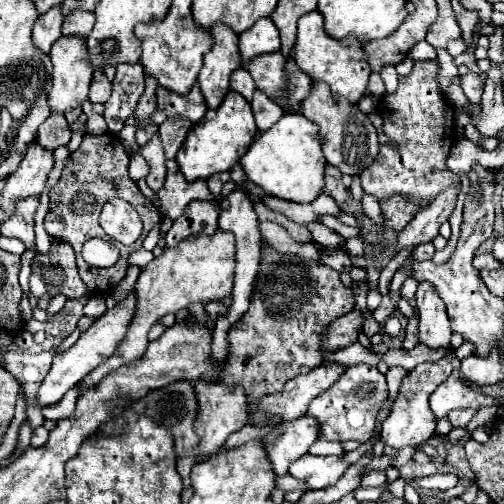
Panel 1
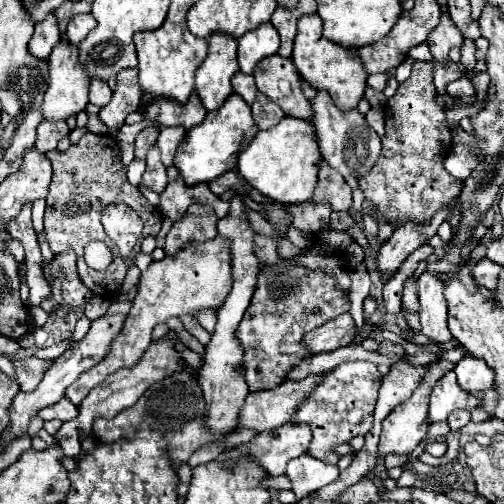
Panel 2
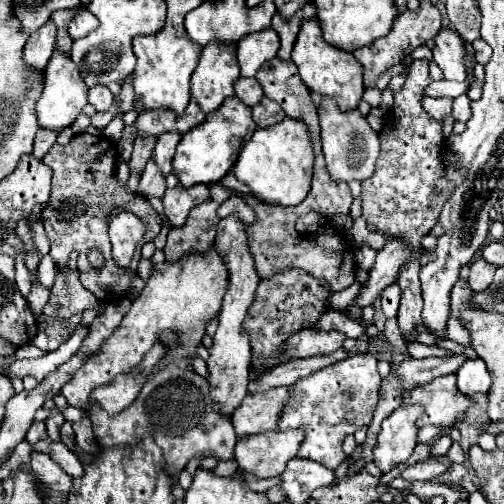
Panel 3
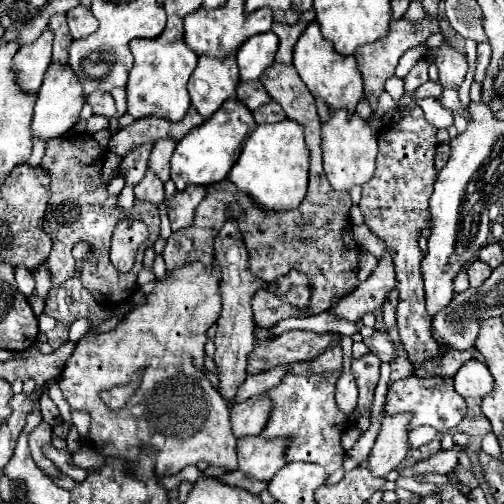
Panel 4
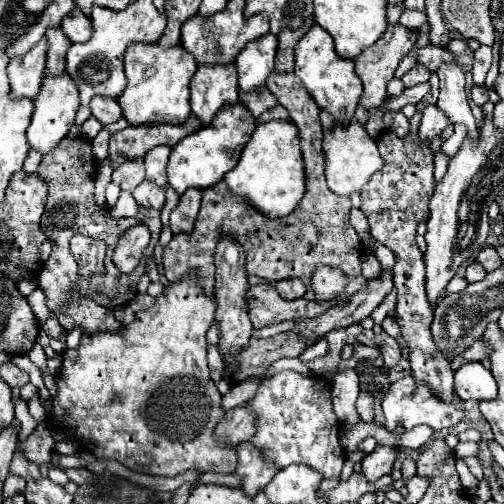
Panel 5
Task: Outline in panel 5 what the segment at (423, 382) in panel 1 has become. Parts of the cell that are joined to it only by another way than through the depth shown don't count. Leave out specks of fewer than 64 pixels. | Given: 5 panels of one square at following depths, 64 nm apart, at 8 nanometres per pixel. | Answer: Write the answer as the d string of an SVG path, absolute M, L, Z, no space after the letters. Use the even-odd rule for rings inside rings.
M378 444L374 448L374 452L370 456L366 456L364 462L362 462L364 476L368 476L368 480L372 482L372 480L382 478L384 474L390 474L398 454L400 454L398 446L382 446L382 444Z

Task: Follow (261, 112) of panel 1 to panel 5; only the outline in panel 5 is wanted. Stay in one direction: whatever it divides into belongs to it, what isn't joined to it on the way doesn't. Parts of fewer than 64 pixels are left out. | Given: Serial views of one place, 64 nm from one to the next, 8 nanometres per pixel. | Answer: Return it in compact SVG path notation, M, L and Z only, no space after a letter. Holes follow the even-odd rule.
M276 104L274 108L266 110L266 112L258 118L258 122L268 122L268 120L288 120L288 112L286 112L280 104Z

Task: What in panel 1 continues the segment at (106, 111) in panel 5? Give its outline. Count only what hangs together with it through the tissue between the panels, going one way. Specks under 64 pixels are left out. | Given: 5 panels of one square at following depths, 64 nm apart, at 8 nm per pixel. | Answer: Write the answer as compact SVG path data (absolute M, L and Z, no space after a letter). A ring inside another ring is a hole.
M94 72L92 84L90 84L90 100L92 100L94 104L96 104L96 102L104 104L104 102L108 100L108 96L110 96L110 88L112 88L112 84L110 84L110 80L106 78L106 74L104 74L104 72Z

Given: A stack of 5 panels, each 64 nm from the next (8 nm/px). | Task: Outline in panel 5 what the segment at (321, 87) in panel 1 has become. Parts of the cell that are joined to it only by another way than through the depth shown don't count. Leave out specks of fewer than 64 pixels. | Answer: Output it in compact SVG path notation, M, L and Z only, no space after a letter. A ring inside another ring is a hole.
M352 118L348 124L334 122L330 130L324 130L324 142L322 142L324 158L326 158L326 180L328 188L340 196L350 196L352 192L360 192L362 186L370 180L374 172L382 168L382 158L376 148L376 140L368 136L366 128Z

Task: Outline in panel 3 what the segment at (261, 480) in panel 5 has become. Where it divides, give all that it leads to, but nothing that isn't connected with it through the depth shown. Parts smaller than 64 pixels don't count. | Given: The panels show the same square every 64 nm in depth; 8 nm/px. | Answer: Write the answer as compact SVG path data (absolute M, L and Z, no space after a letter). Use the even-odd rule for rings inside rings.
M268 430L248 438L240 438L234 448L234 460L242 472L258 478L280 476L286 462L298 456L300 444L304 442L304 430Z

